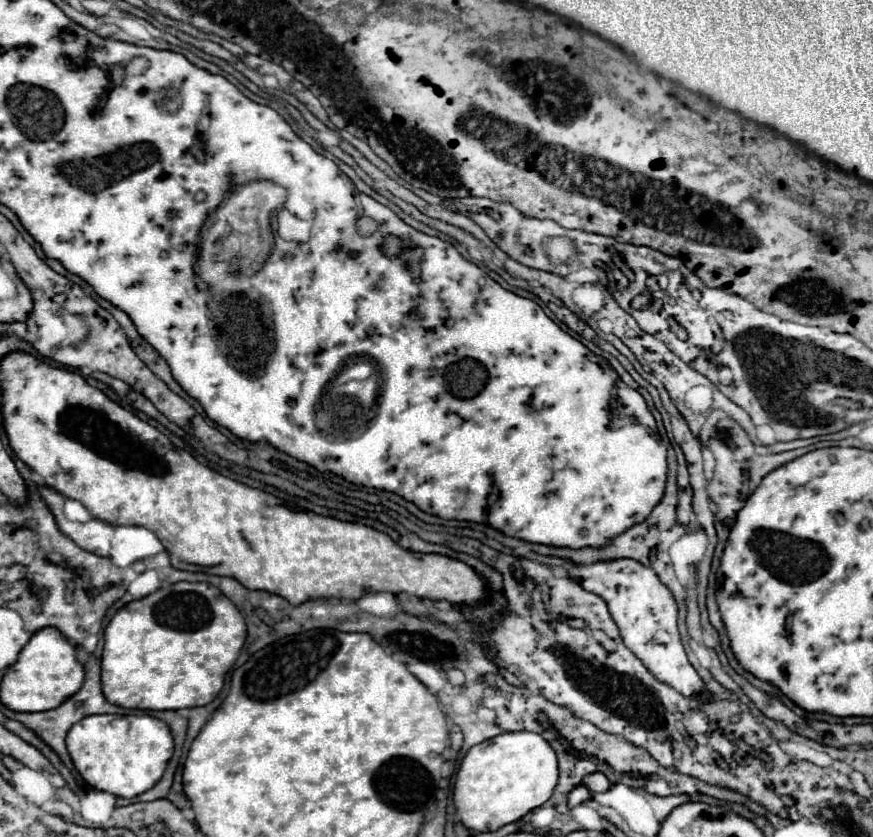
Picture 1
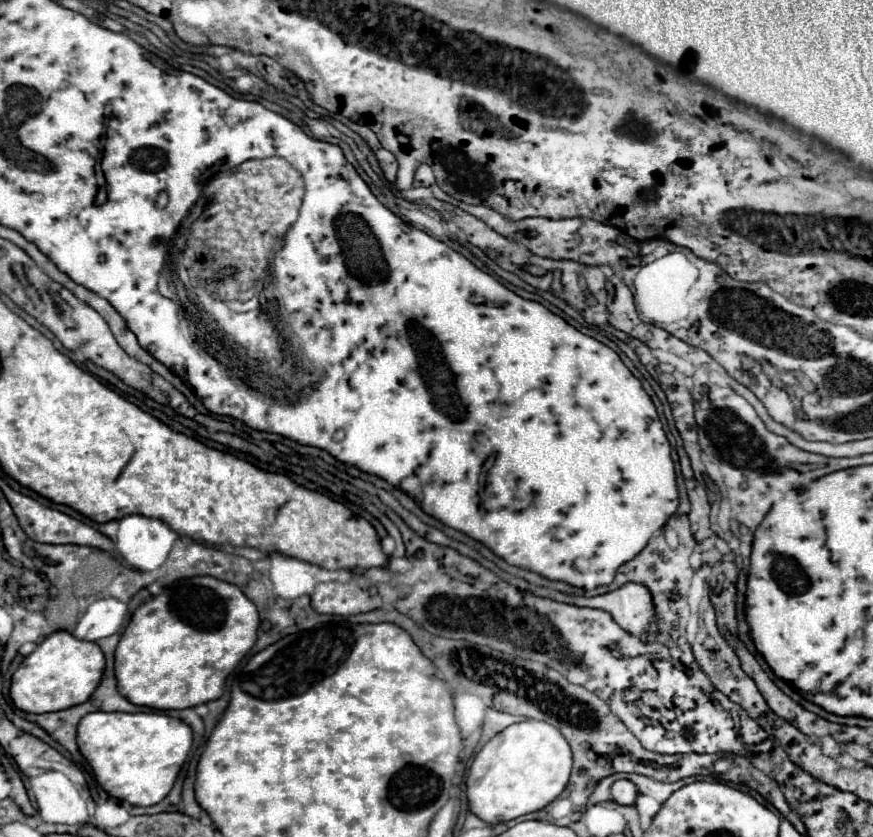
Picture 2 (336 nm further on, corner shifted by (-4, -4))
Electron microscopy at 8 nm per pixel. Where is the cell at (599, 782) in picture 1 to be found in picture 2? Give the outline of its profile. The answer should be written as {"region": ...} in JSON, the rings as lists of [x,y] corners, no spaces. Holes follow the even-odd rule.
{"region":[[[623,779],[623,781],[615,781],[613,787],[611,787],[611,795],[613,795],[613,801],[617,801],[619,805],[633,805],[635,799],[637,799],[637,787]]]}

